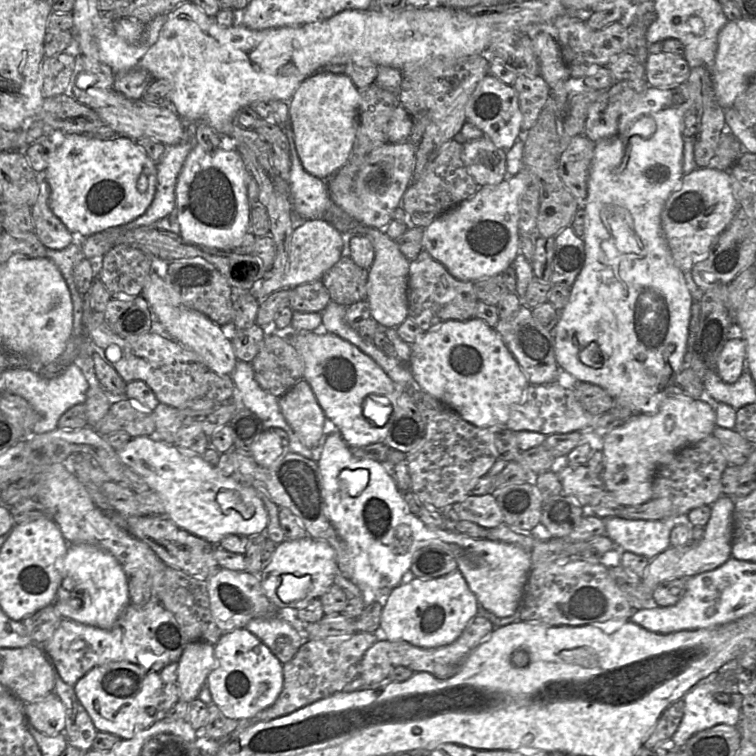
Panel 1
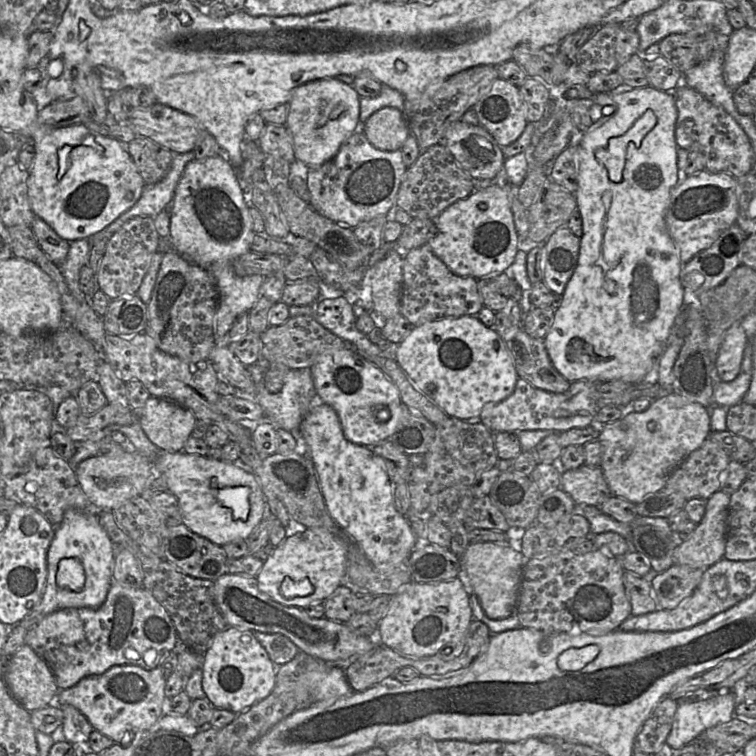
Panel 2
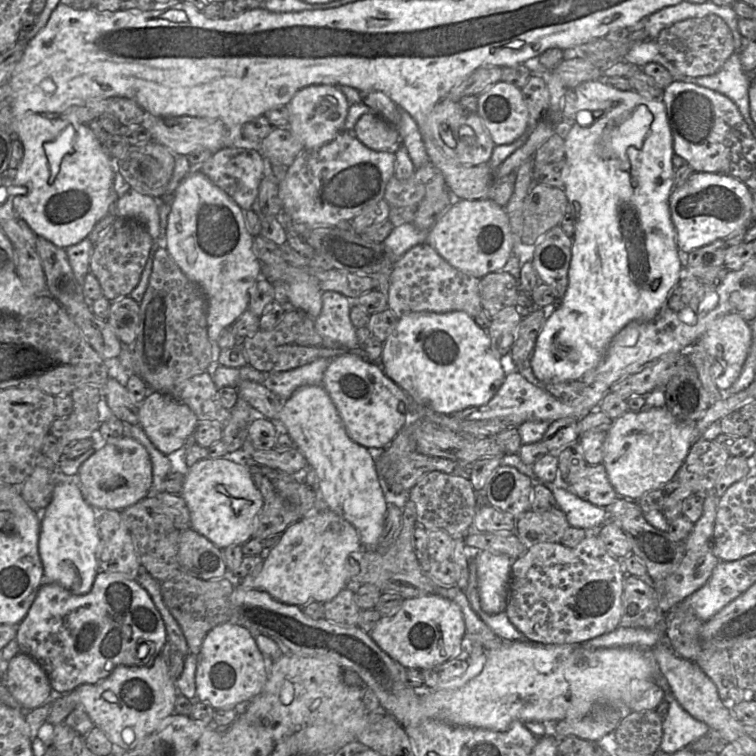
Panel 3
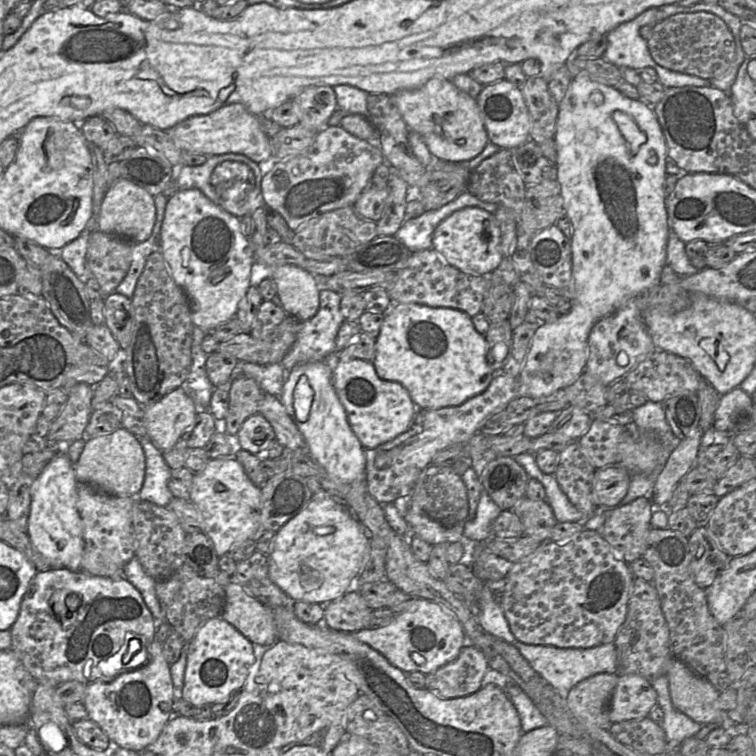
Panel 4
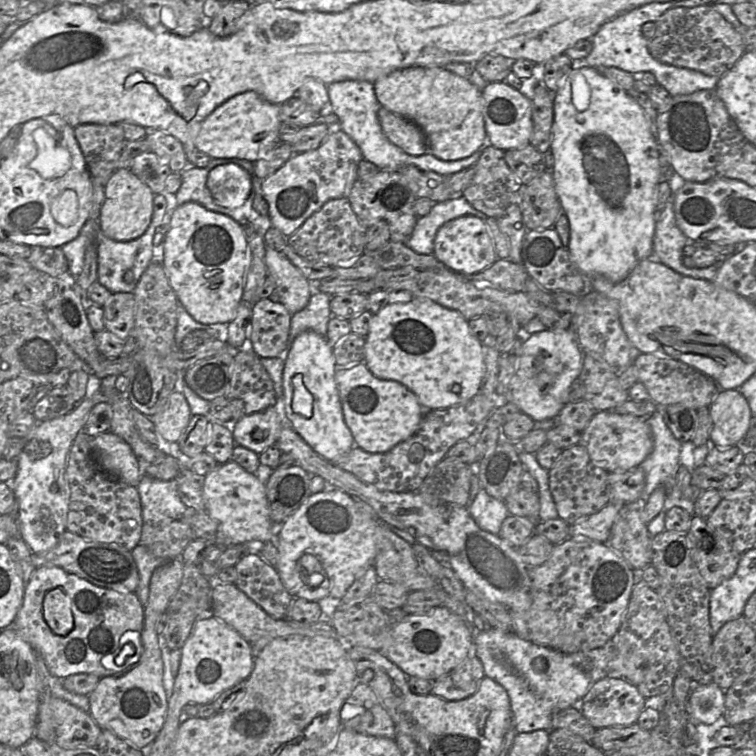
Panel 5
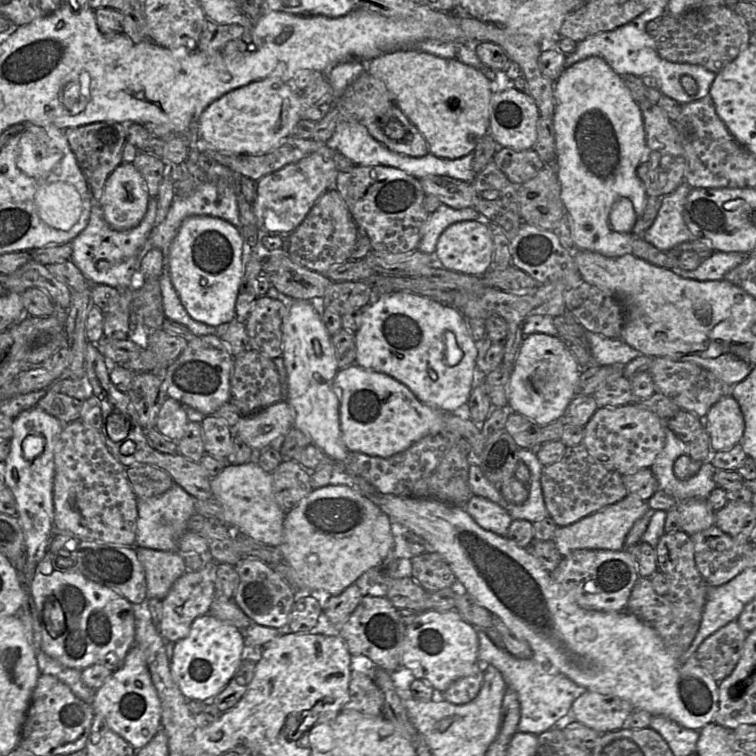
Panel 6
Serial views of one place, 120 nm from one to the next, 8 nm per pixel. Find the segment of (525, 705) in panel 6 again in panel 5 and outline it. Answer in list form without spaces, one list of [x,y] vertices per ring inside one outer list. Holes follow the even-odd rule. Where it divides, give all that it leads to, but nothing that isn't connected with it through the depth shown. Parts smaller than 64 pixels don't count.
[[[496,628],[476,631],[473,652],[481,661],[485,676],[505,688],[512,709],[512,726],[517,733],[553,730],[553,715],[558,711],[577,707],[593,684],[586,654],[566,654],[519,638],[513,632]]]

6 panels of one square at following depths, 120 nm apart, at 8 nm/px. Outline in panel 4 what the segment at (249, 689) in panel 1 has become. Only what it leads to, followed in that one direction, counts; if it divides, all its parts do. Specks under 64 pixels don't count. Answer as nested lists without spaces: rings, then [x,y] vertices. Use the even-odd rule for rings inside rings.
[[[220,617],[209,619],[198,629],[194,638],[188,643],[184,684],[182,690],[174,688],[174,702],[179,698],[183,698],[196,707],[203,704],[212,705],[225,702],[232,692],[243,688],[255,661],[253,645],[249,639],[226,620]]]

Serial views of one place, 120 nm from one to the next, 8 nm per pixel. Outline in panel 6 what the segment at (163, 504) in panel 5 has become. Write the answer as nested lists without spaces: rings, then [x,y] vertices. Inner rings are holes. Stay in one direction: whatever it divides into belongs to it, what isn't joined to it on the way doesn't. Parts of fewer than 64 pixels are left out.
[[[174,483],[161,495],[137,500],[138,518],[134,547],[178,552],[180,539],[188,531],[188,520],[195,513],[195,500],[197,499]]]

